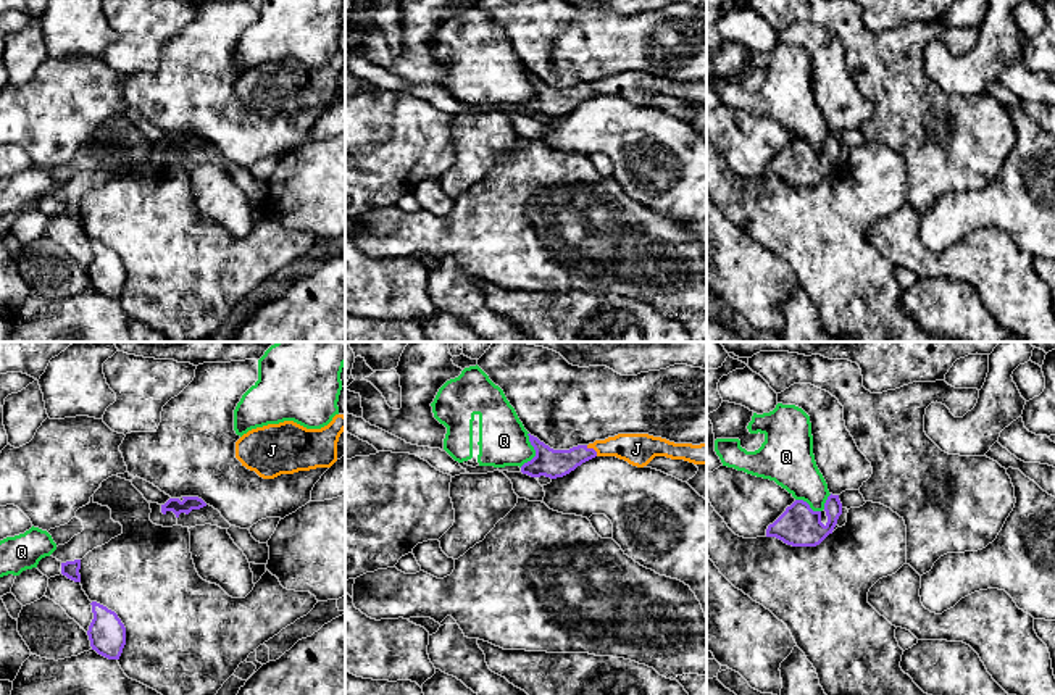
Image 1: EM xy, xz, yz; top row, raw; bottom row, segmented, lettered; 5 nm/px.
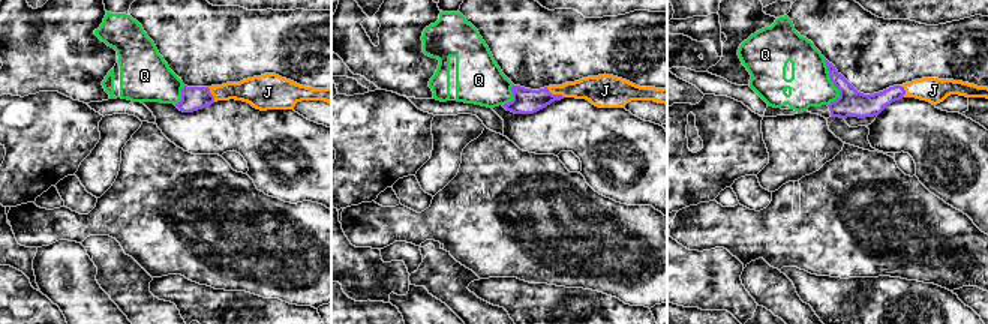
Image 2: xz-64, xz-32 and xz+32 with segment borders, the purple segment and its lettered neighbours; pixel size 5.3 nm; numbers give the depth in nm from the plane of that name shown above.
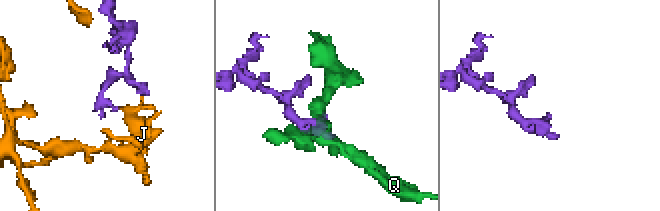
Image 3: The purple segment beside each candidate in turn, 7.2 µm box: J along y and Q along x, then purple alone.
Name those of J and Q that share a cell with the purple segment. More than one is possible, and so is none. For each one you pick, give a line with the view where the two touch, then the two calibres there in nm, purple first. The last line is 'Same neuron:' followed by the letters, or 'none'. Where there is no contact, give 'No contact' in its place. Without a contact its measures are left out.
J: Touches purple in xz. Thickness 140 nm (purple) against 160 nm
Same neuron: J

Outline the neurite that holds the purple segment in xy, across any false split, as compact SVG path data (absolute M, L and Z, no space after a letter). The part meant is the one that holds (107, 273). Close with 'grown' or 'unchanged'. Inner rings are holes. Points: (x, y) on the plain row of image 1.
M92 240L94 258L87 274L92 289L108 298L119 298L126 284L126 266L118 253L106 245Z; unchanged

